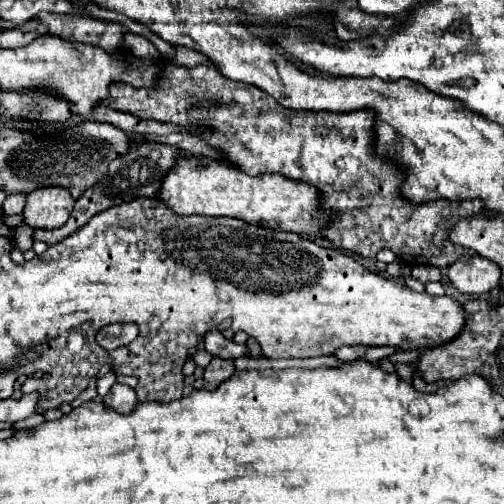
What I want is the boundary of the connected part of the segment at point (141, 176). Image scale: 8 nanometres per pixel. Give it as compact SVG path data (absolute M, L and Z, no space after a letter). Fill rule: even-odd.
M146 141L144 145L140 145L140 149L134 149L134 151L128 151L126 155L118 157L116 161L112 161L106 177L96 183L92 189L88 189L74 205L74 211L70 215L70 219L66 221L64 227L60 229L40 229L36 231L36 241L44 241L48 245L52 243L60 243L62 239L66 239L70 233L74 233L76 229L80 229L84 223L88 223L96 213L100 211L106 211L114 205L122 205L122 203L128 203L132 199L136 199L138 195L140 197L158 197L160 193L160 185L164 181L164 177L170 173L170 169L176 167L178 163L178 157L180 157L180 149L172 149L172 145L160 145L160 143L150 143Z

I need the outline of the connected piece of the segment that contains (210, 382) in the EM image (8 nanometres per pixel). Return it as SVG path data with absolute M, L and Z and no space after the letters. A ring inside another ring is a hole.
M214 357L212 361L210 361L210 365L206 367L206 371L204 371L204 387L206 389L216 389L224 379L228 379L228 377L232 377L234 375L234 365L232 365L232 361L230 359L220 359L220 357Z

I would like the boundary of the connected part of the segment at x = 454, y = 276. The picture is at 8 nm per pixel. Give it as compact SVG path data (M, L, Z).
M462 257L448 267L448 277L460 293L484 295L500 285L500 267L486 257Z

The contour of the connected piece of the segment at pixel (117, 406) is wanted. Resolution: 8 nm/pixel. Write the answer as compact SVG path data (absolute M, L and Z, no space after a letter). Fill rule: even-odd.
M114 383L112 389L108 391L108 395L104 397L104 405L122 413L122 415L130 415L134 411L134 407L138 405L138 397L132 387Z

